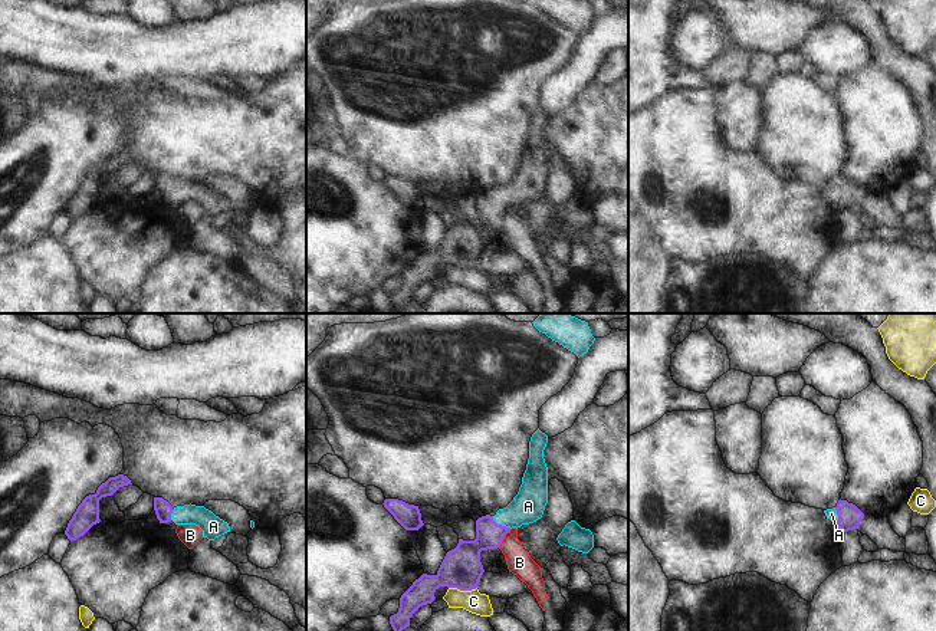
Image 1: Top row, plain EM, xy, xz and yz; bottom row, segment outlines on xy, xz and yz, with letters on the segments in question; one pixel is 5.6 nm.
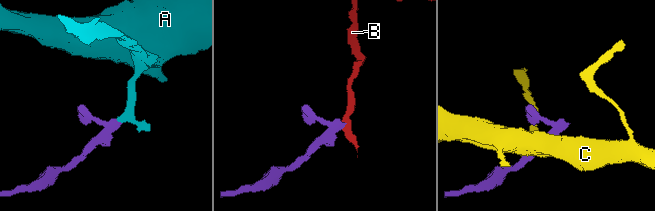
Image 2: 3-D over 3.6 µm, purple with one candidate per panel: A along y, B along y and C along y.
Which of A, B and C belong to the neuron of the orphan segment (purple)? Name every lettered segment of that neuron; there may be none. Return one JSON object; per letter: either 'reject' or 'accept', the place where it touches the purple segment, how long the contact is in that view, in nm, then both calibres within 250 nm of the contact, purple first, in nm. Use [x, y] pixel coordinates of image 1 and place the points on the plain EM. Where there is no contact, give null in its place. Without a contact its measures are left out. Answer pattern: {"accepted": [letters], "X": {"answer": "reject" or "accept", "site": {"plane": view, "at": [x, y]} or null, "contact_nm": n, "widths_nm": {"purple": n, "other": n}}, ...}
{"accepted": ["A"], "A": {"answer": "accept", "site": {"plane": "xz", "at": [501, 203]}, "contact_nm": 130, "widths_nm": {"purple": 160, "other": 180}}, "B": {"answer": "reject", "site": {"plane": "xz", "at": [503, 214]}, "contact_nm": 130, "widths_nm": {"purple": 170, "other": 140}}, "C": {"answer": "reject", "site": {"plane": "xz", "at": [463, 268]}, "contact_nm": 160, "widths_nm": {"purple": 220, "other": 120}}}

